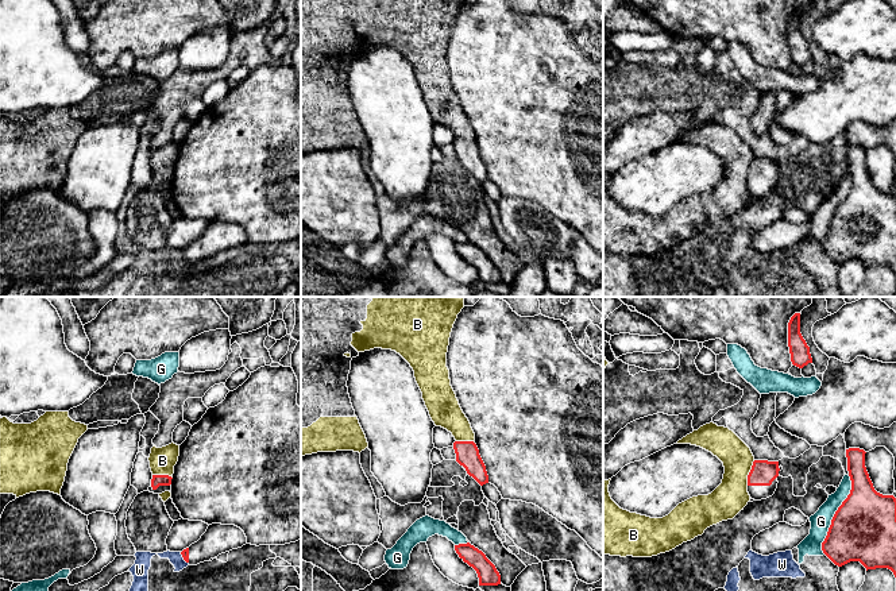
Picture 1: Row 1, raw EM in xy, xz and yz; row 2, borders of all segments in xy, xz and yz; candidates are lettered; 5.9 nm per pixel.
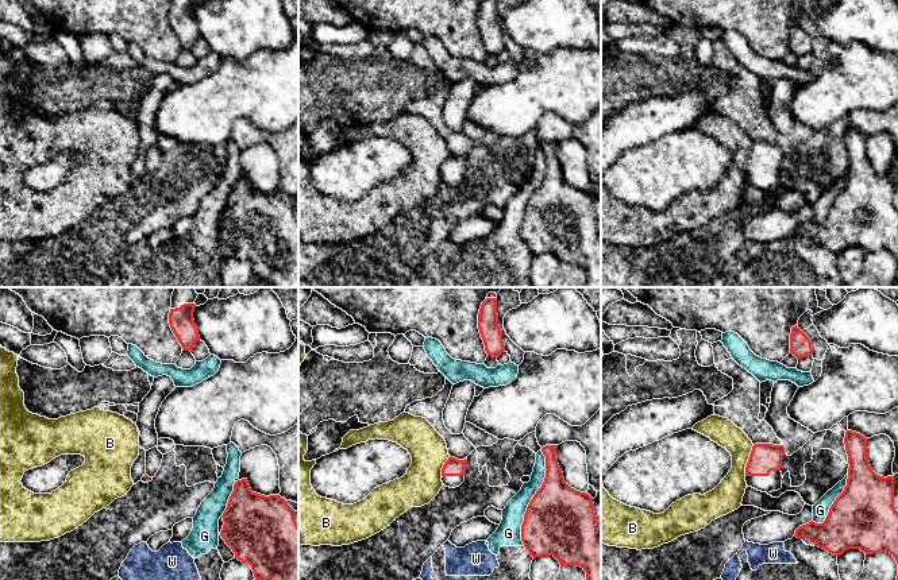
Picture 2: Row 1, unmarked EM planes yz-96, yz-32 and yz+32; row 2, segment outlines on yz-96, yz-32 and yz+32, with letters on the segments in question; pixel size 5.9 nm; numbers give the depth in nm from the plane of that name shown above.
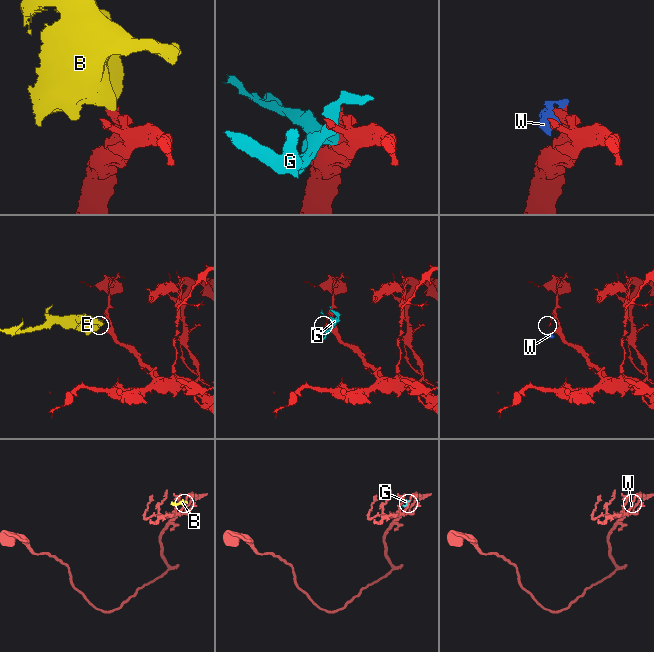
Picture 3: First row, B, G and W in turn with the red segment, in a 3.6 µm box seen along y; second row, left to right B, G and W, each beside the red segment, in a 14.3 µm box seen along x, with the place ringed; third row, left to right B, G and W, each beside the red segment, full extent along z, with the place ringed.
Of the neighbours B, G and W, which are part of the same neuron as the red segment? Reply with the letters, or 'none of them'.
none of them

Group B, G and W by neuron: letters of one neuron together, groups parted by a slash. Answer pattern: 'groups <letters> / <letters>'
groups B / G W

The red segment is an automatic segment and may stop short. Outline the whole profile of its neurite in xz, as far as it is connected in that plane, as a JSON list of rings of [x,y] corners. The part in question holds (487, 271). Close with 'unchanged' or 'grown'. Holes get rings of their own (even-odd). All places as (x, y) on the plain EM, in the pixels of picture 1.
[[[470,240],[455,243],[455,248],[464,260],[467,260],[476,269],[479,283],[501,282],[499,270],[482,248],[479,248]]]; unchanged

